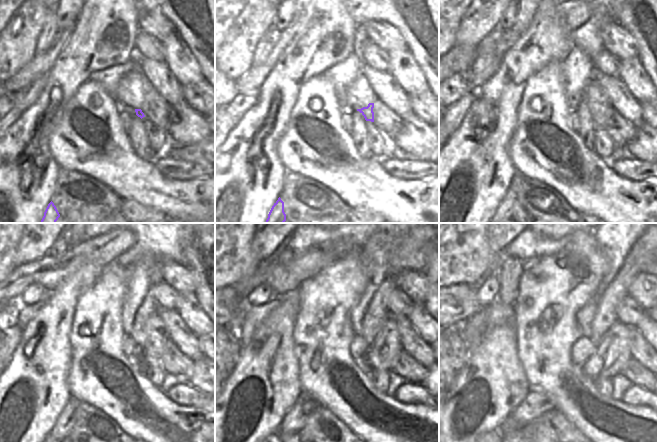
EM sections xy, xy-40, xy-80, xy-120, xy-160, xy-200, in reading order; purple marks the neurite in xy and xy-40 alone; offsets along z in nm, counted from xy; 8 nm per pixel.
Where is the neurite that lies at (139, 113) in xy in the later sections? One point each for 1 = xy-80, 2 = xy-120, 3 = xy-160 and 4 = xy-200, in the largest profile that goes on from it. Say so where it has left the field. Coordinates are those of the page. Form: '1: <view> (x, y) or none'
1: xy-80 (598, 110)
2: xy-120 (157, 335)
3: xy-160 (384, 351)
4: xy-200 (612, 352)

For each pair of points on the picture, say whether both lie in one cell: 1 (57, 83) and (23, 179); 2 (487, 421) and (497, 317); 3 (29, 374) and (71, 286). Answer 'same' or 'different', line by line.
1: same
2: different
3: same

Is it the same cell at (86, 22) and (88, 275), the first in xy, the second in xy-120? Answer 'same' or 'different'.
same

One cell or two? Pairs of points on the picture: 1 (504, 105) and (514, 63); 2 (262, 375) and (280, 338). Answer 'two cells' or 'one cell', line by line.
1: one cell
2: one cell

